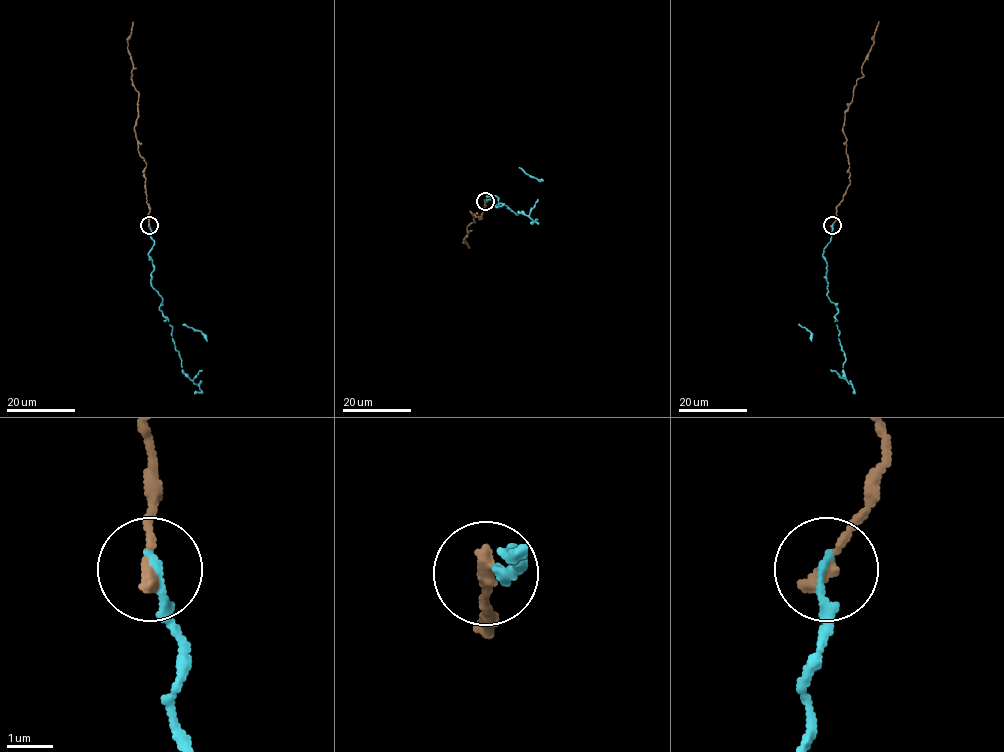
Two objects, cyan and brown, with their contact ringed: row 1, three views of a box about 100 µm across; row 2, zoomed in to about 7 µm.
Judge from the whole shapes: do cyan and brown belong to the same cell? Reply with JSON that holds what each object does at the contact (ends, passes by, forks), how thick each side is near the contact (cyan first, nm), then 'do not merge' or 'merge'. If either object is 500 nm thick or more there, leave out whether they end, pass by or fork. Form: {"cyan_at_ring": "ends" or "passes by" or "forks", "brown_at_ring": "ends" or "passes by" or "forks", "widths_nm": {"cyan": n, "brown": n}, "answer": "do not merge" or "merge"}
{"cyan_at_ring": "ends", "brown_at_ring": "ends", "widths_nm": {"cyan": 150, "brown": 360}, "answer": "merge"}

